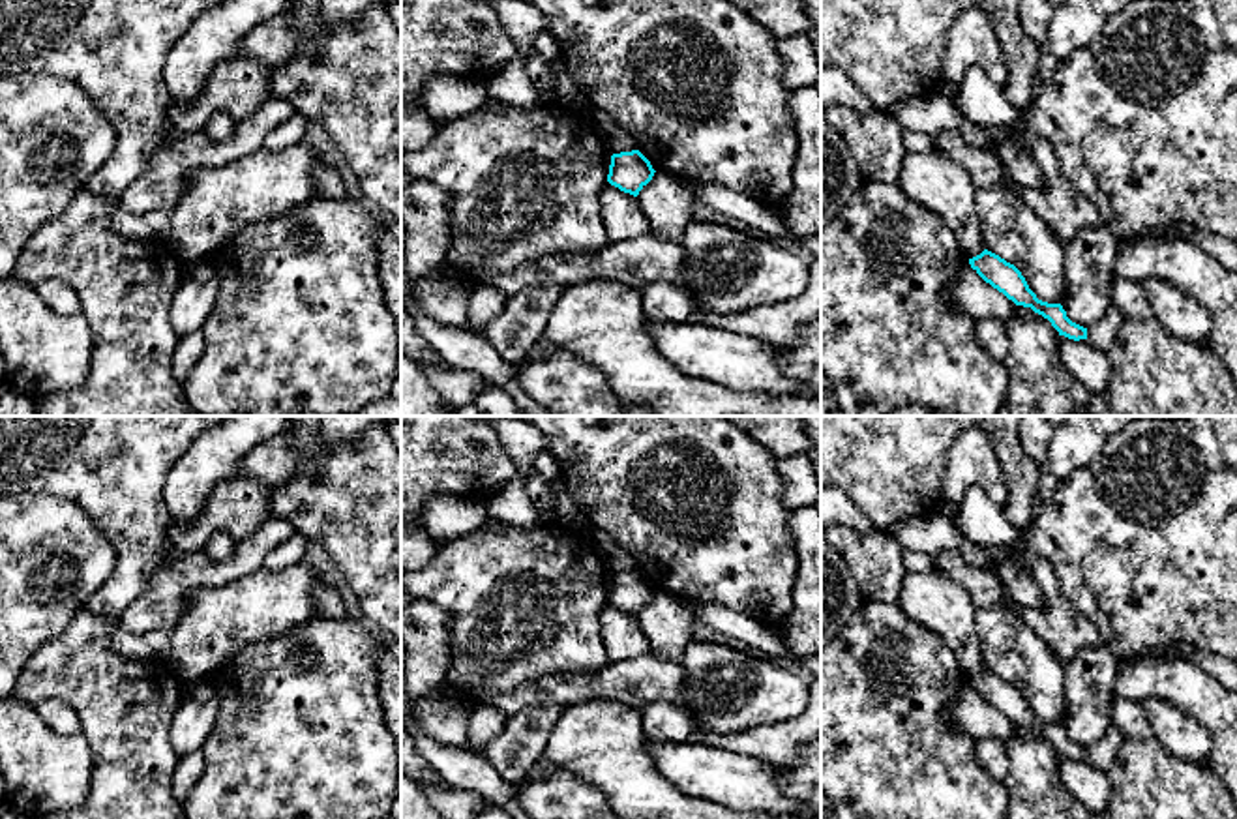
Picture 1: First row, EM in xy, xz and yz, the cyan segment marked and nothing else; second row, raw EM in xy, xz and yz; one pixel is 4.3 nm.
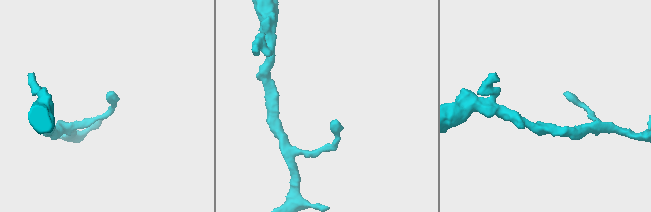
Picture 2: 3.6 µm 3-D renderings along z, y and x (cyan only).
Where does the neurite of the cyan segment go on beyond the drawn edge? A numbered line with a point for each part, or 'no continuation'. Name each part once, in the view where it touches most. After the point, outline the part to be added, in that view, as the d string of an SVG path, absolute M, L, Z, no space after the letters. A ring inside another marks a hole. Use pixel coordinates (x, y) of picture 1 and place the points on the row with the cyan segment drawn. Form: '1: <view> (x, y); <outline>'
no continuation

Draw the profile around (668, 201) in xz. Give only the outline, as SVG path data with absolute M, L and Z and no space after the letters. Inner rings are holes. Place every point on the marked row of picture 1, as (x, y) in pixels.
M654 172L637 199L654 236L669 242L682 240L684 231L693 221L693 193L688 182Z

